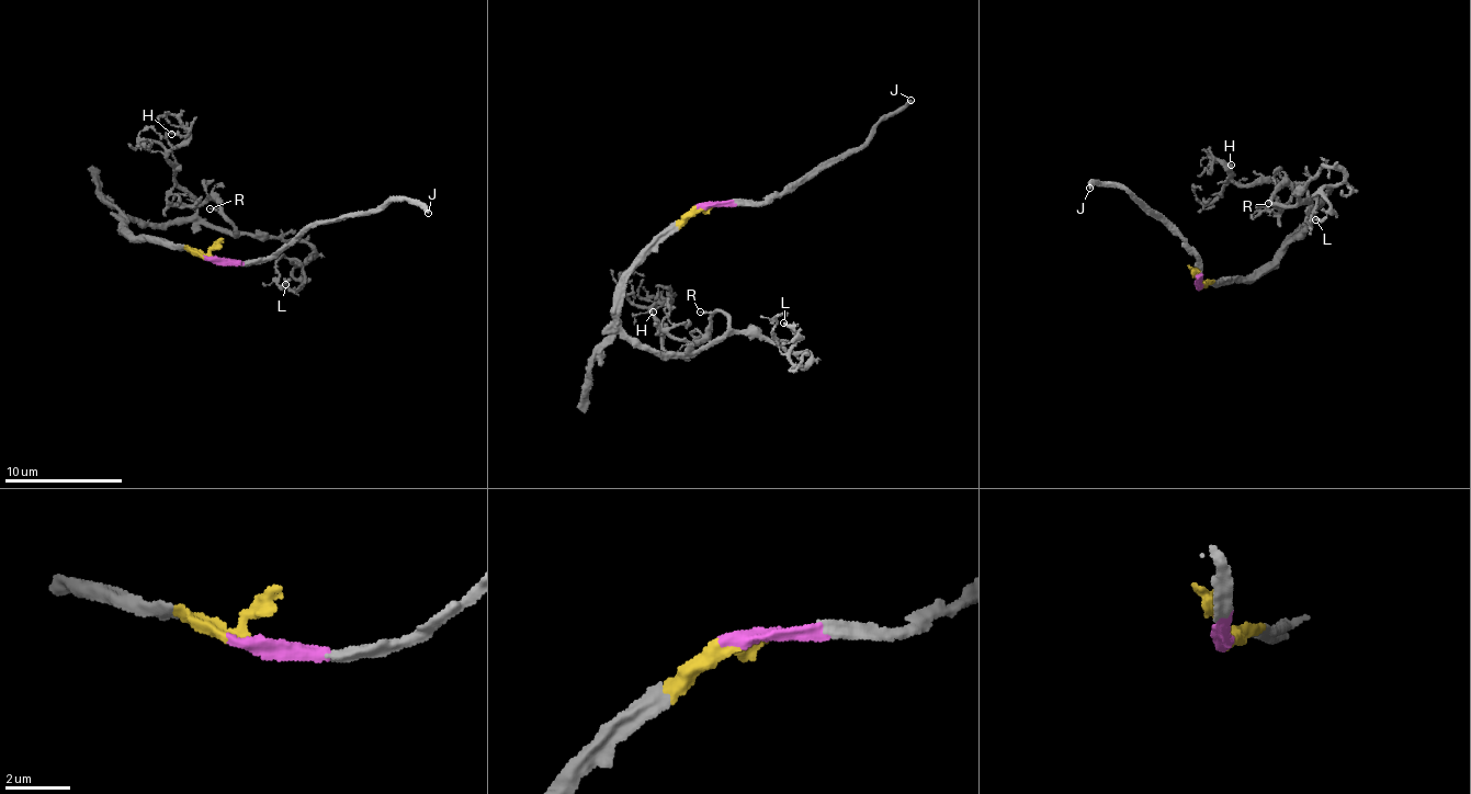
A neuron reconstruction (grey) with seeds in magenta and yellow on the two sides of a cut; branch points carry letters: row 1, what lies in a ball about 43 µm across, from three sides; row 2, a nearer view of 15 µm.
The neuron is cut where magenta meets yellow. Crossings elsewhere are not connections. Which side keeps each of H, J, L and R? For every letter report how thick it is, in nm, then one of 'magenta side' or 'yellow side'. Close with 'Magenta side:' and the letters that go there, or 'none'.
H: calibre 200 nm; yellow side
J: calibre 280 nm; magenta side
L: calibre 130 nm; yellow side
R: calibre 80 nm; yellow side
Magenta side: J

